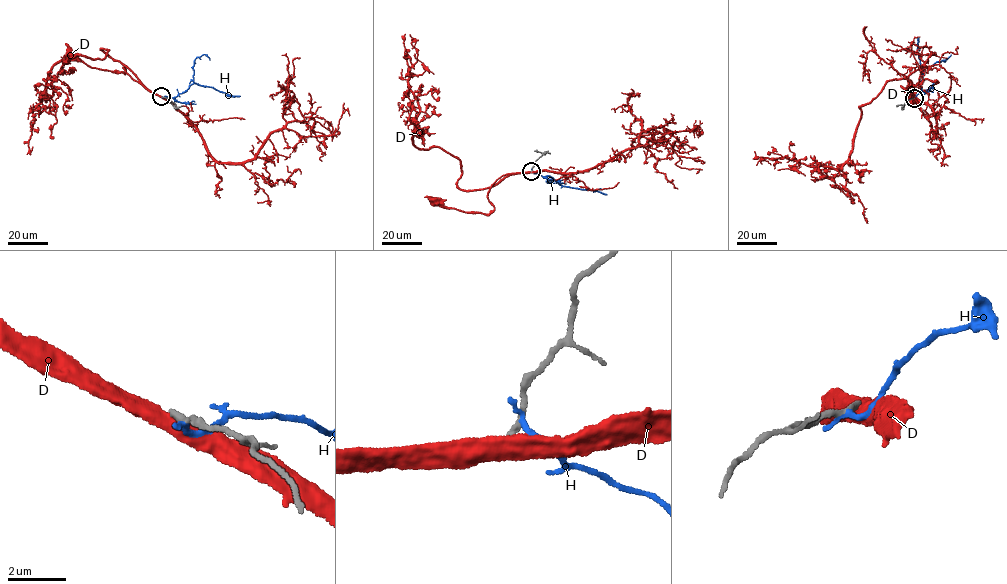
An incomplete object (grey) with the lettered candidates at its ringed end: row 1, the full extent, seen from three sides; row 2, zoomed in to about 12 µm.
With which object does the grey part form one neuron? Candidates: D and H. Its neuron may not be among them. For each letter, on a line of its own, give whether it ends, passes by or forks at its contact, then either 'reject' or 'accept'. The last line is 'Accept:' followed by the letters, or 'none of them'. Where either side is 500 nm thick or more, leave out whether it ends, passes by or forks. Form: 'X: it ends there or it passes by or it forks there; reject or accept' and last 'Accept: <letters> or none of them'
D: reject
H: it ends there; reject
Accept: none of them

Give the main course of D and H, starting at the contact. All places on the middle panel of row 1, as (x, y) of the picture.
D: (531, 171), (508, 173), (495, 181), (487, 196), (494, 209), (488, 214), (460, 211), (436, 201)
H: (532, 170), (545, 177), (549, 176), (560, 185), (606, 195)

